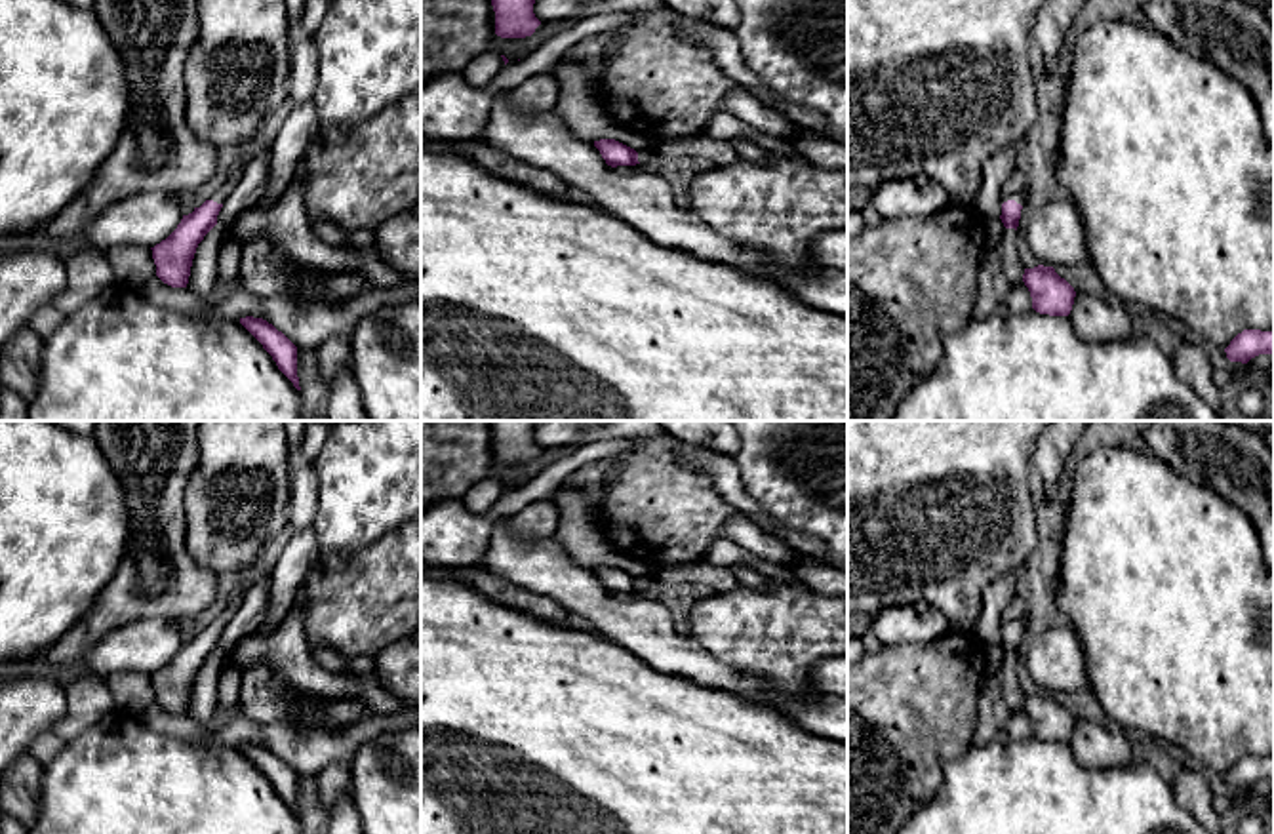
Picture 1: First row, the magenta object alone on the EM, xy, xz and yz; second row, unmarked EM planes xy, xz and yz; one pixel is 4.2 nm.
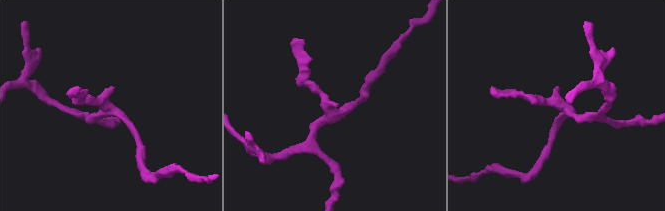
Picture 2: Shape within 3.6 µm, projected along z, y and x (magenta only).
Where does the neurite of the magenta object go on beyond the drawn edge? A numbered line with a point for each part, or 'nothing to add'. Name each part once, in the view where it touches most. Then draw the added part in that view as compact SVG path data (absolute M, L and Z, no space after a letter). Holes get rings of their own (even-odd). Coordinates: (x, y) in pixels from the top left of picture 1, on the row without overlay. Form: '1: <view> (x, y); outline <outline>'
nothing to add

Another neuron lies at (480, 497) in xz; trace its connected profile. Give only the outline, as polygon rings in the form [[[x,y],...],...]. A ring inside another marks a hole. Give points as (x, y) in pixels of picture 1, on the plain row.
[[[491,476],[472,486],[461,501],[470,512],[482,514],[488,512],[505,493],[503,484]]]

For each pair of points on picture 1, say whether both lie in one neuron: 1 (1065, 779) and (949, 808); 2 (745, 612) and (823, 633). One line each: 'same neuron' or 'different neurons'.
1: same neuron
2: same neuron

